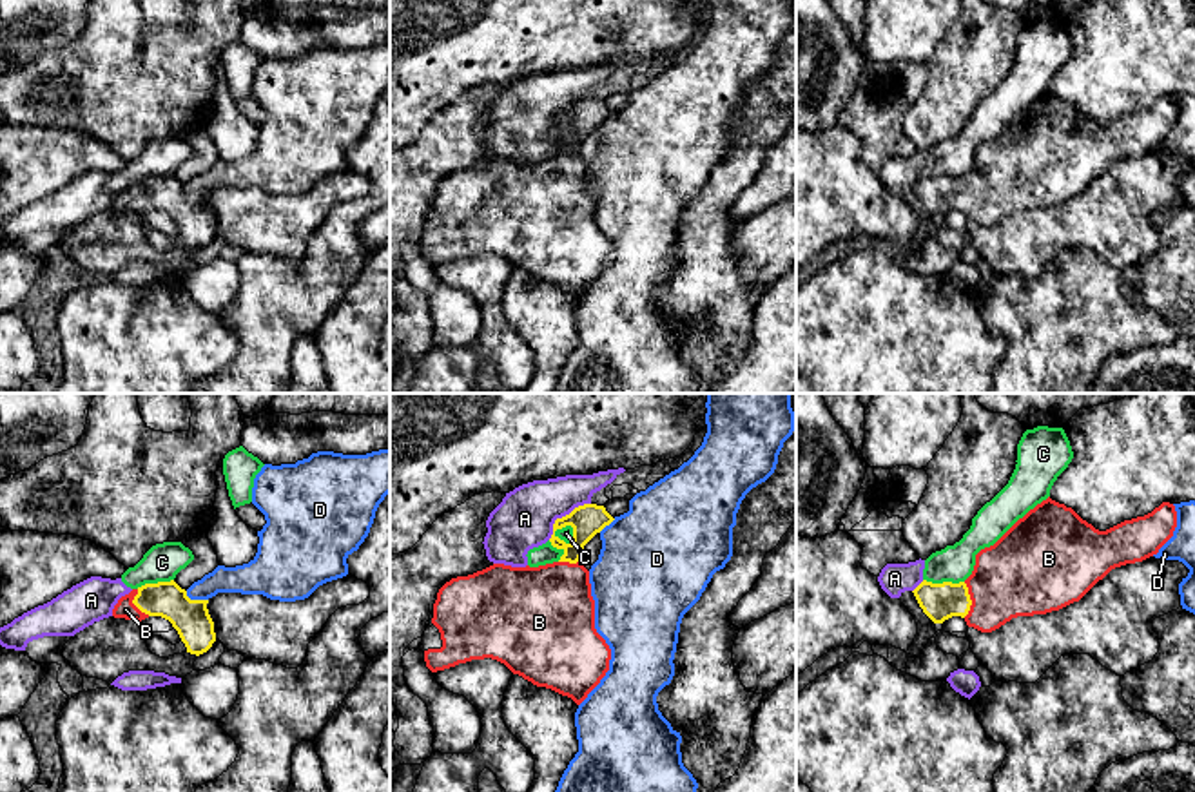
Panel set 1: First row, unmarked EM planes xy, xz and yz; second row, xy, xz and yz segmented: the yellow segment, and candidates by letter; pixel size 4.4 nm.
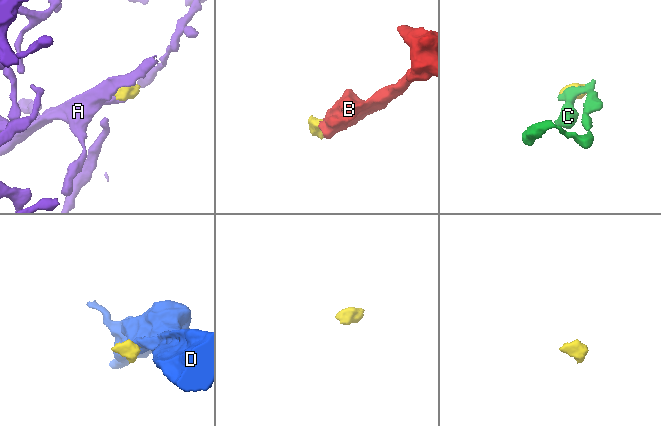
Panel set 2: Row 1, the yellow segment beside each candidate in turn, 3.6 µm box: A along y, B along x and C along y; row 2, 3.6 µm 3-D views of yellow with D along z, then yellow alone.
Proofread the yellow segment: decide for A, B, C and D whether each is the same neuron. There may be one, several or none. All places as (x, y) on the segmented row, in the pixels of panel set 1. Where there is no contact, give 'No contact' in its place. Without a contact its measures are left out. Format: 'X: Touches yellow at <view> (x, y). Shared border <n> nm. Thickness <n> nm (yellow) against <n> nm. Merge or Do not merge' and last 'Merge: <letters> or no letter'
A: Touches yellow at xz (563, 517). Shared border 260 nm. Thickness 140 nm (yellow) against 260 nm. Do not merge
B: Touches yellow at yz (971, 600). Shared border 160 nm. Thickness 160 nm (yellow) against 360 nm. Merge
C: Touches yellow at xz (563, 540). Shared border 100 nm. Thickness 140 nm (yellow) against 60 nm. Do not merge
D: Touches yellow at xy (196, 600). Shared border 110 nm. Thickness 170 nm (yellow) against 140 nm. Do not merge
Merge: B

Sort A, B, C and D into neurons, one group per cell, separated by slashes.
A C / B / D

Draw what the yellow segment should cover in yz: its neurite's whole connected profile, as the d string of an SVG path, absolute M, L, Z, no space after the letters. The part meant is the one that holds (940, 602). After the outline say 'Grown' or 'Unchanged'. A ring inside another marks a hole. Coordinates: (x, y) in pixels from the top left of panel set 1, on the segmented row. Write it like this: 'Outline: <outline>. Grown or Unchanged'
Outline: M1048 497L1019 518L994 546L976 555L974 571L965 582L932 584L923 580L912 593L934 623L961 616L968 627L992 633L1012 618L1046 614L1079 602L1112 569L1157 555L1173 536L1175 527L1177 511L1170 502L1162 502L1144 517L1099 531L1072 507Z. Grown

